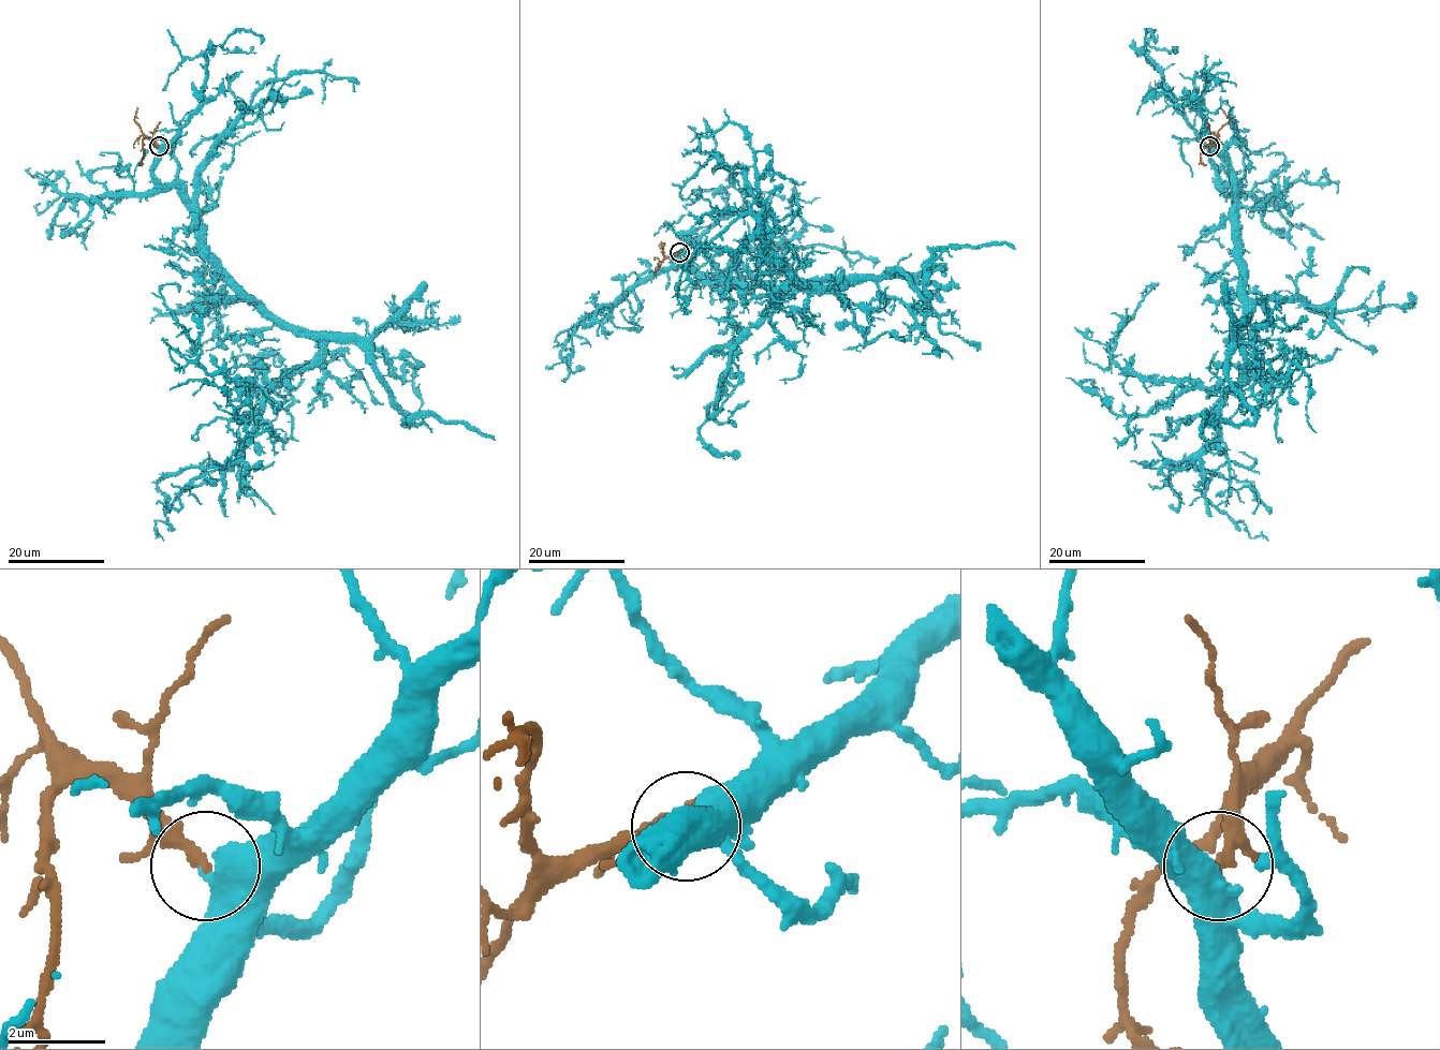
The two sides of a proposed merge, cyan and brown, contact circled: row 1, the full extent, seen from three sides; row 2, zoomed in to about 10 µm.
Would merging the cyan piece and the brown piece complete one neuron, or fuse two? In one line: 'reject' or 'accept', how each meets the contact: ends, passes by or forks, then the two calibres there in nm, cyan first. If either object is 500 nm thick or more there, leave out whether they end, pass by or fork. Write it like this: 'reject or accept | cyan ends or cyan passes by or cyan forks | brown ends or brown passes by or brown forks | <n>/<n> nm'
accept | 500/260 nm

